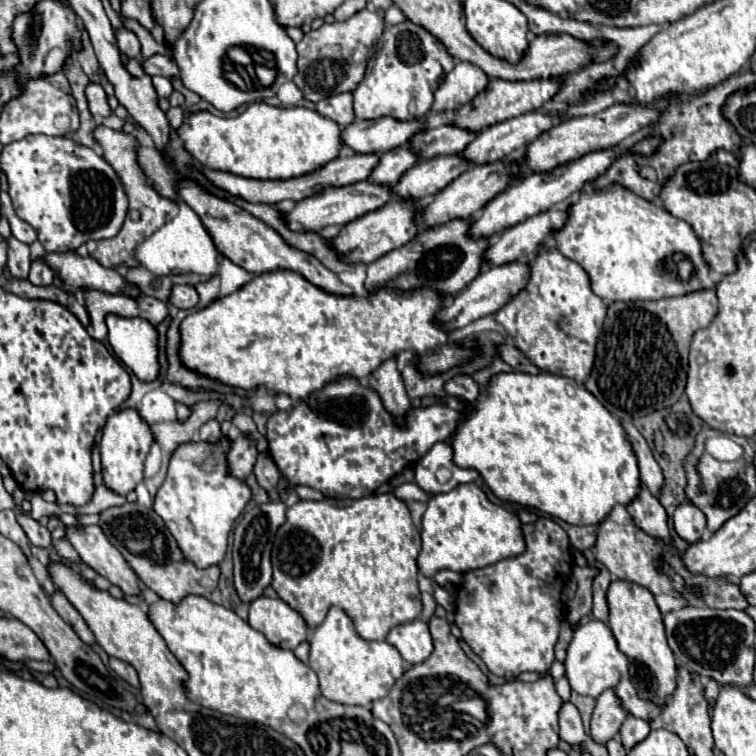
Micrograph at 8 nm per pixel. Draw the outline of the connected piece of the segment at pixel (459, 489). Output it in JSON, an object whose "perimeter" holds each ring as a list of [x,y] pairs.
{"perimeter":[[[458,484],[454,490],[446,494],[436,494],[428,500],[428,508],[422,516],[422,550],[418,556],[418,568],[424,576],[432,578],[438,570],[444,568],[454,572],[484,568],[502,558],[512,558],[514,554],[522,554],[522,550],[526,550],[526,540],[520,518],[514,512],[490,502],[486,494],[478,488],[478,484]]]}

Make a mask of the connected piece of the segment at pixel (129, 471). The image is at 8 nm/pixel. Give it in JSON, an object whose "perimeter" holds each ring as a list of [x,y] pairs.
{"perimeter":[[[126,408],[114,412],[106,424],[104,434],[100,440],[100,452],[102,452],[102,476],[104,484],[112,488],[114,492],[126,496],[130,490],[134,490],[144,480],[144,460],[150,452],[150,446],[154,444],[154,436],[150,426],[140,418],[138,410]]]}

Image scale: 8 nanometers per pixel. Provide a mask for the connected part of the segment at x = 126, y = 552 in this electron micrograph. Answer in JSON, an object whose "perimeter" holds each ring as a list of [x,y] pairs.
{"perimeter":[[[138,502],[124,504],[118,508],[108,508],[100,514],[98,524],[102,526],[110,542],[122,552],[122,556],[138,574],[138,578],[150,590],[154,590],[162,600],[178,604],[184,596],[196,594],[196,596],[208,598],[216,590],[218,580],[220,580],[220,568],[210,566],[210,568],[200,570],[190,560],[186,560],[174,536],[170,534],[168,526],[152,508],[144,508]]]}

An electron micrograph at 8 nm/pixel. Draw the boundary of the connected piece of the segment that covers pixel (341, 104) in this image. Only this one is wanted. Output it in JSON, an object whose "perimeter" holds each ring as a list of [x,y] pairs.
{"perimeter":[[[342,92],[342,94],[334,94],[334,96],[328,96],[324,100],[320,100],[316,104],[316,110],[338,122],[342,128],[346,128],[348,124],[354,122],[354,108],[352,108],[352,94],[350,92]]]}

